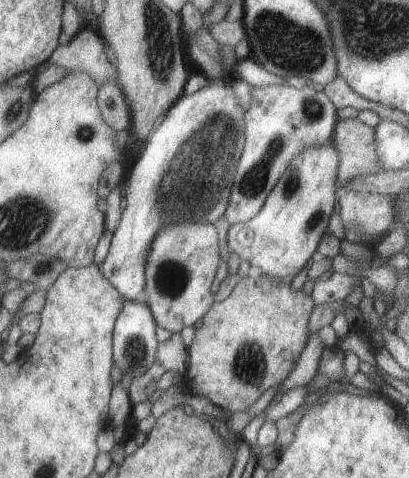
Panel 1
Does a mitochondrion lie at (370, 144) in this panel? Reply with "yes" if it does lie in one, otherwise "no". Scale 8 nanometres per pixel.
no

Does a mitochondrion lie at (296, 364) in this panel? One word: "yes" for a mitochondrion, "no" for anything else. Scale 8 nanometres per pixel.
no

